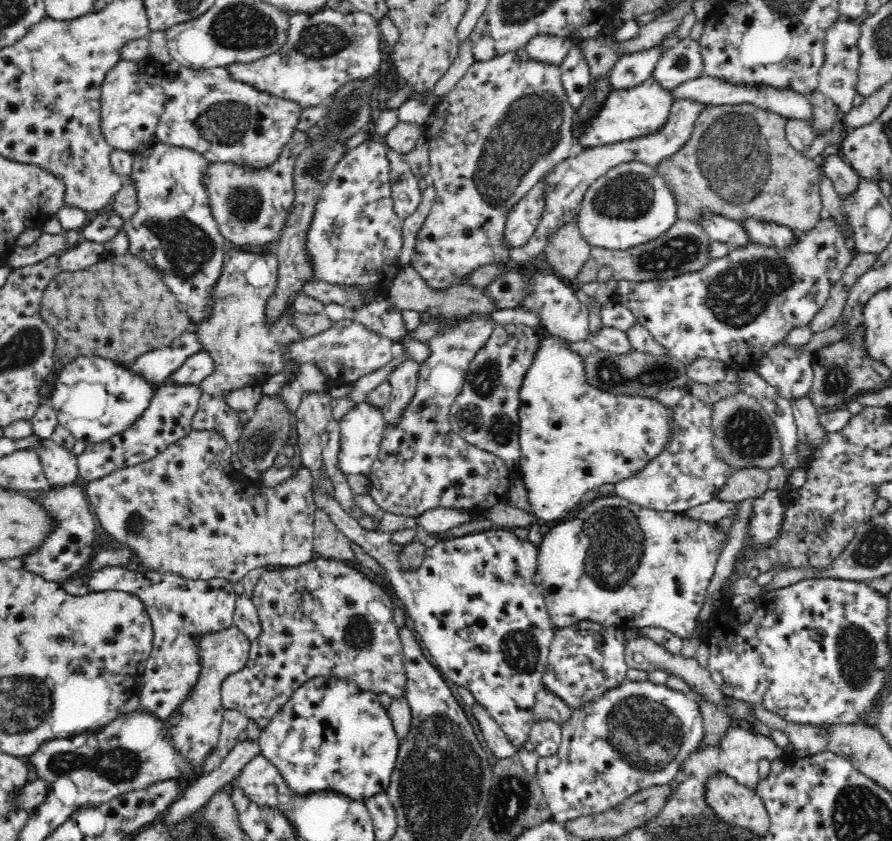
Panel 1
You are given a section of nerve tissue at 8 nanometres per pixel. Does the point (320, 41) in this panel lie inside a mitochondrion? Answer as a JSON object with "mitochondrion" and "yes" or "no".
{"mitochondrion":"yes"}

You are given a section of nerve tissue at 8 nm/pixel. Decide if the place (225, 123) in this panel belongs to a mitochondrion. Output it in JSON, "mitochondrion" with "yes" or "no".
{"mitochondrion":"yes"}

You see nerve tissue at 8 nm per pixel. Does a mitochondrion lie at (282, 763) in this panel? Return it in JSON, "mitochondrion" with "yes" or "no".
{"mitochondrion":"no"}

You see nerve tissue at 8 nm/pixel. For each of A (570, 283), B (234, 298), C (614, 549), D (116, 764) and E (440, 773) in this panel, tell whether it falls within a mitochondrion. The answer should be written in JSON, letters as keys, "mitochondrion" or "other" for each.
{"A":"other","B":"mitochondrion","C":"mitochondrion","D":"mitochondrion","E":"mitochondrion"}

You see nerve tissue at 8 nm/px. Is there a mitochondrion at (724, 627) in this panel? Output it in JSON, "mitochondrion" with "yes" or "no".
{"mitochondrion":"no"}

